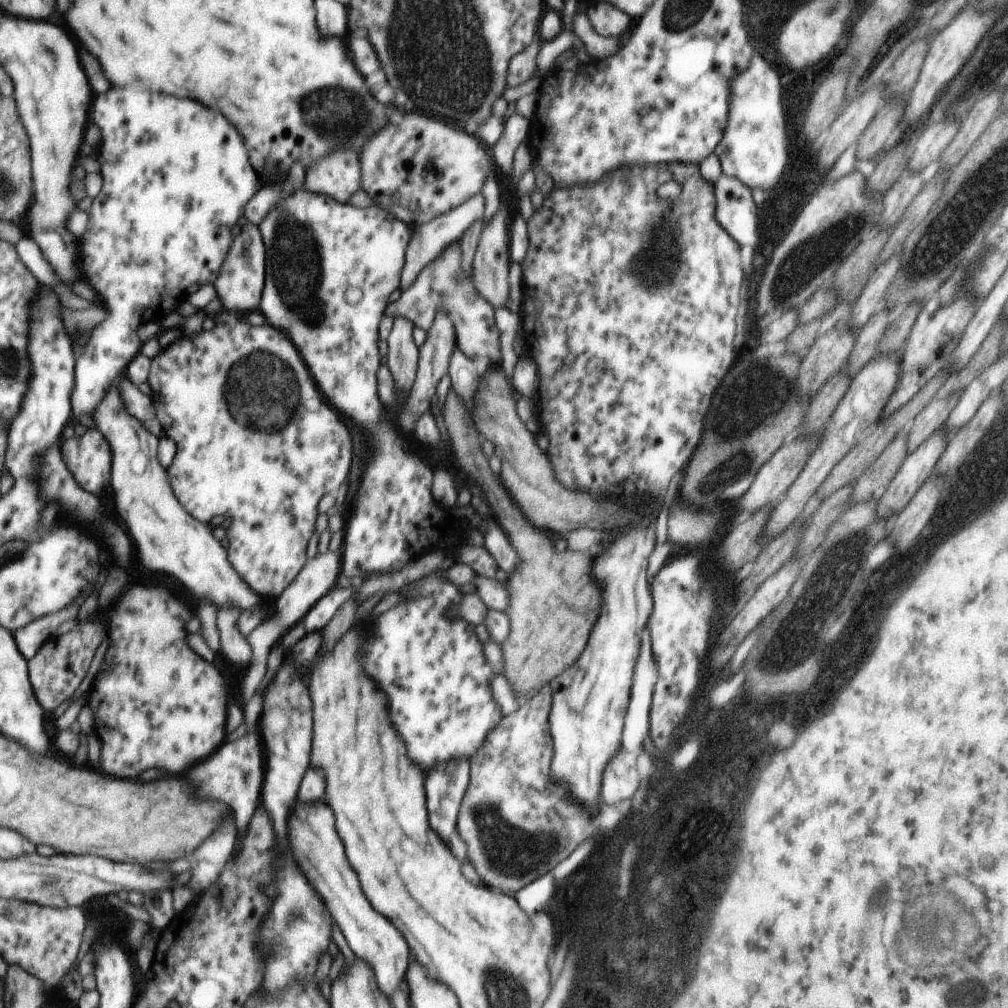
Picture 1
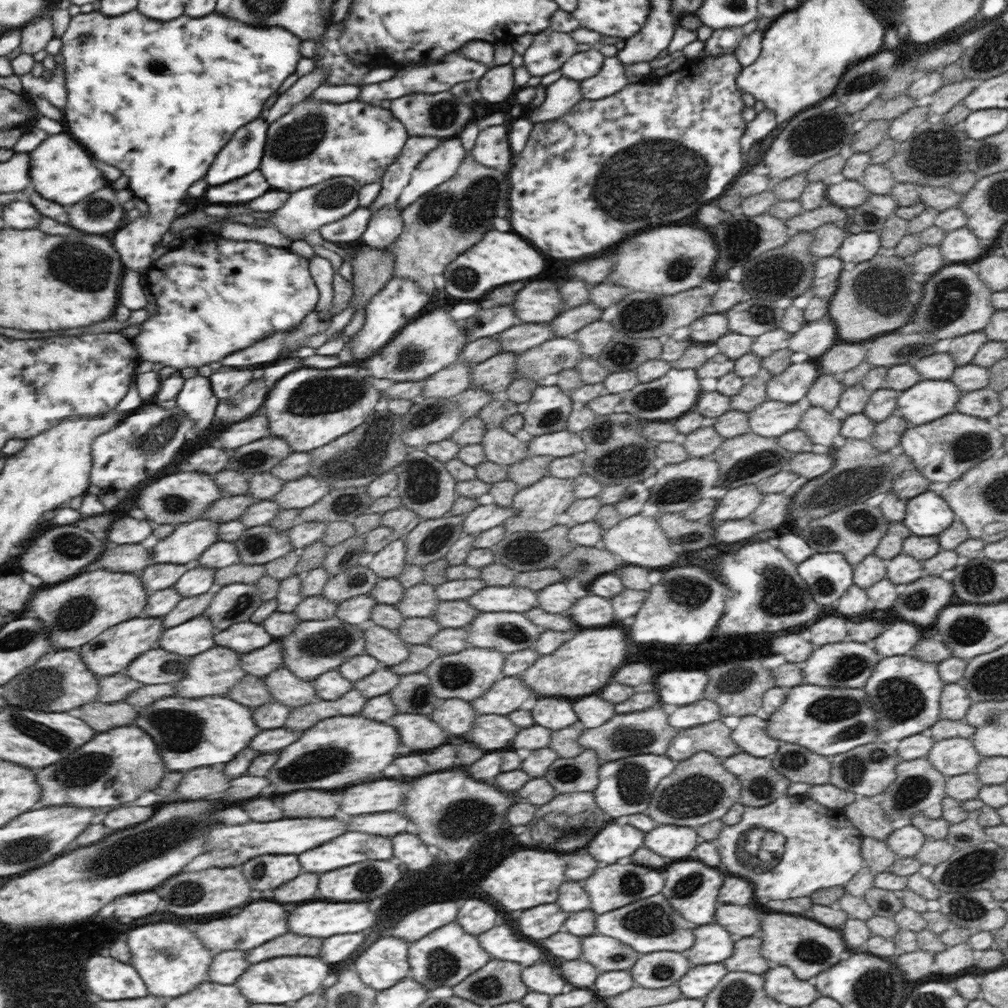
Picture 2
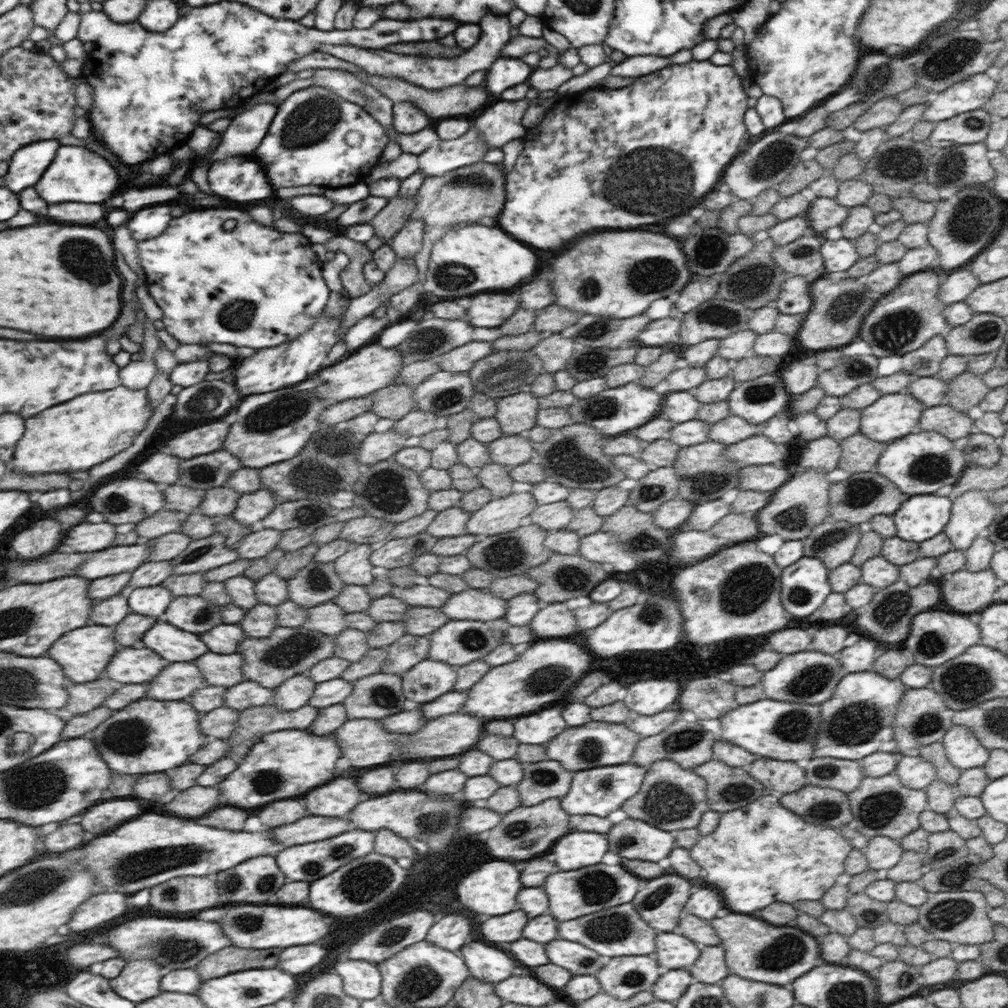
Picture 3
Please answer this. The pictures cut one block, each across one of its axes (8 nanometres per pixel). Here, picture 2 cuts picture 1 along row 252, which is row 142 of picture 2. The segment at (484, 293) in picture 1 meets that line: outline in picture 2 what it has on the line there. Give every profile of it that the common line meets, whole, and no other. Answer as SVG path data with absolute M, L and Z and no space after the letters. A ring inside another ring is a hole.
M505 126L484 127L476 136L470 156L483 167L507 170L514 157L507 140Z

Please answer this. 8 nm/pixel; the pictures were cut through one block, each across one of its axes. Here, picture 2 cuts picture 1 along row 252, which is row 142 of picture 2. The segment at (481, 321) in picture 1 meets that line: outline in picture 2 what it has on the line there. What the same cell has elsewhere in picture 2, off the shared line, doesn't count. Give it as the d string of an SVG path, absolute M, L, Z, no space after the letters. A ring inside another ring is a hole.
M458 138L442 139L438 146L425 154L418 166L415 166L410 180L399 193L396 207L403 210L419 196L449 180L455 175L464 157L464 148Z

